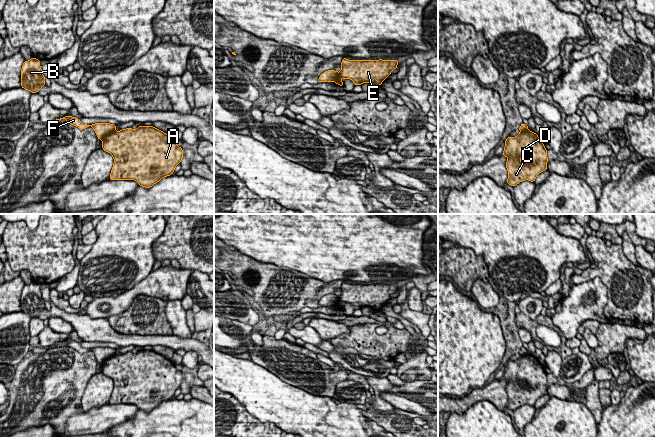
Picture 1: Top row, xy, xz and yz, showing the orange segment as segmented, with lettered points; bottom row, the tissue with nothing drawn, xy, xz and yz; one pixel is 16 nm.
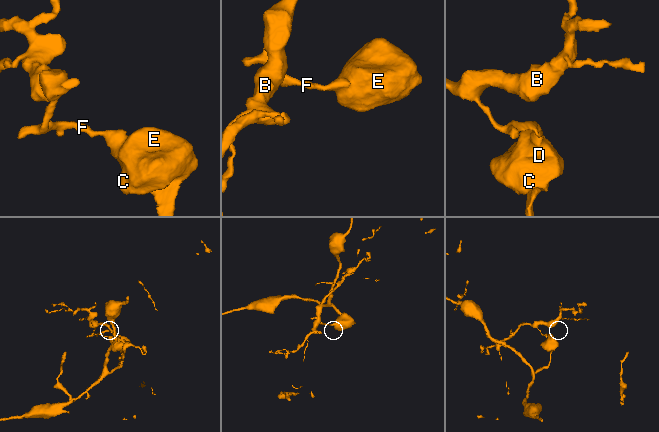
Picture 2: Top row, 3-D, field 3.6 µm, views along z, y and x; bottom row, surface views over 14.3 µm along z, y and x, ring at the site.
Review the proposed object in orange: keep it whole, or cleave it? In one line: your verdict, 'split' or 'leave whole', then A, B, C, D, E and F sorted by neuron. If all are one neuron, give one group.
split; groups A C D E / B F

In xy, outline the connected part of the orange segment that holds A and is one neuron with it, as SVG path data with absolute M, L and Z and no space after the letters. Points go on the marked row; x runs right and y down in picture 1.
M141 125L136 130L131 127L115 130L102 139L102 149L114 159L110 180L135 180L145 188L173 174L183 158L183 149L176 145L172 137L153 126Z

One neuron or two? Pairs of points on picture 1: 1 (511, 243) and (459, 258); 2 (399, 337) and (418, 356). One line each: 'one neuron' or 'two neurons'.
1: two neurons
2: two neurons

